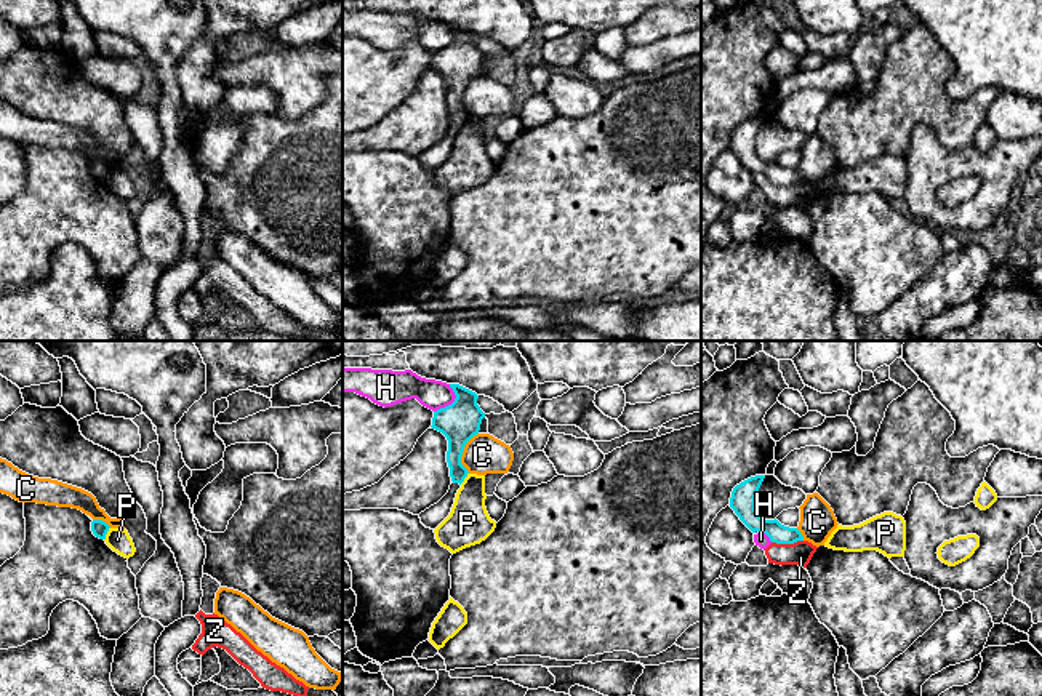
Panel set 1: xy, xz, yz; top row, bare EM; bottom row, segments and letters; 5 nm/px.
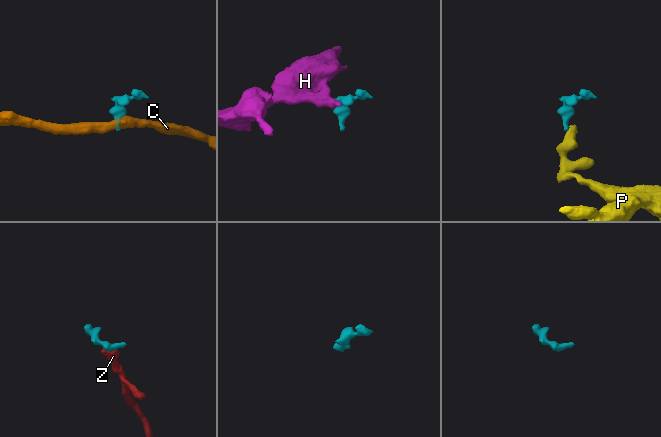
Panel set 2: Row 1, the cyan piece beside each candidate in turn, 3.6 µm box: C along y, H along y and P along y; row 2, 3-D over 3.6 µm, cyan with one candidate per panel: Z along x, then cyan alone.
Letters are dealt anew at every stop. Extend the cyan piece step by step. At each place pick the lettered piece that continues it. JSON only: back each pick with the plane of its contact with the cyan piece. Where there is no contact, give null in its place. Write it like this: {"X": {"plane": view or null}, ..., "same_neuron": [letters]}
{"same_neuron": []}

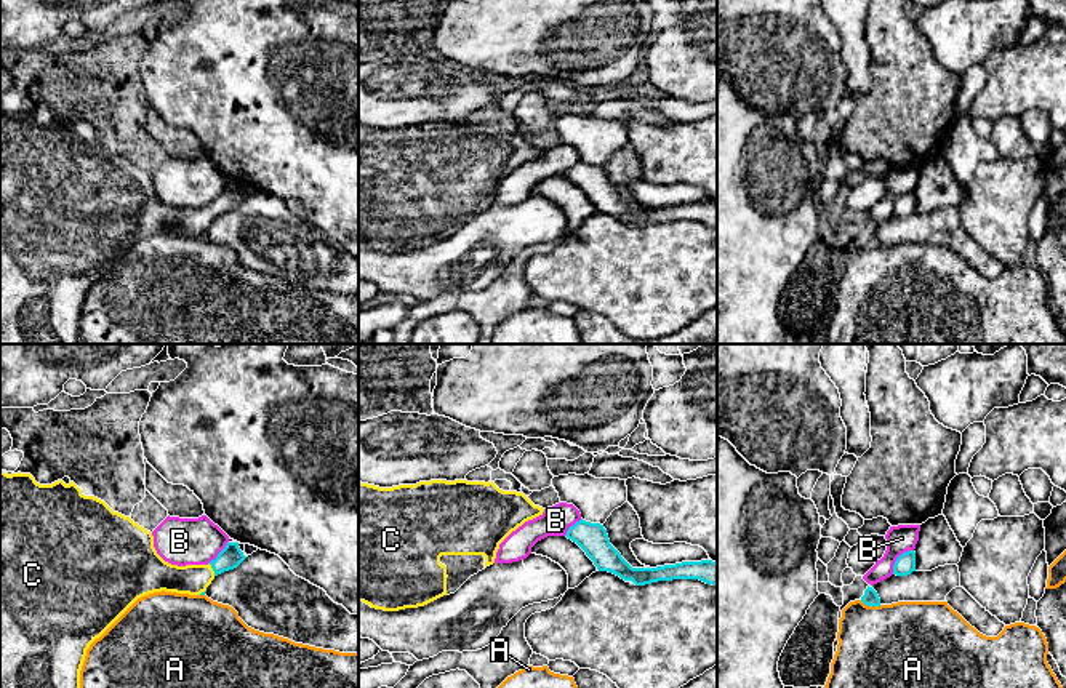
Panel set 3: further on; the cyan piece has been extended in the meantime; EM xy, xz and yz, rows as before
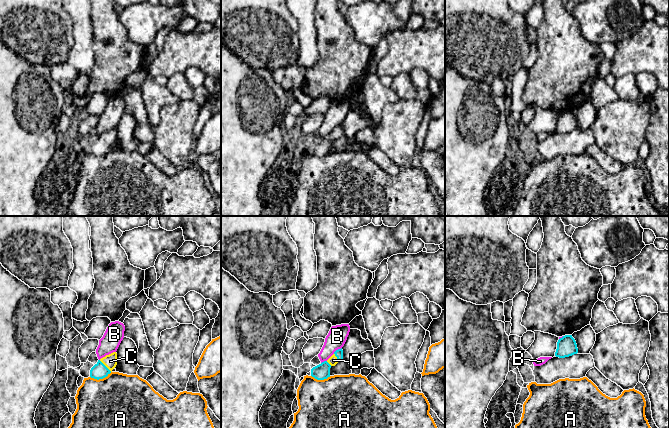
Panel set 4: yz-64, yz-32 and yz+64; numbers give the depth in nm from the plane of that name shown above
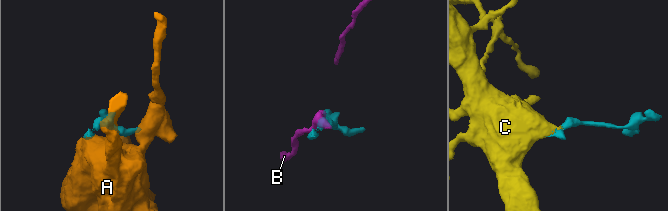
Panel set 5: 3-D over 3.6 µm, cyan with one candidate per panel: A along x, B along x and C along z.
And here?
{"C": {"plane": "xy"}, "same_neuron": ["C"]}

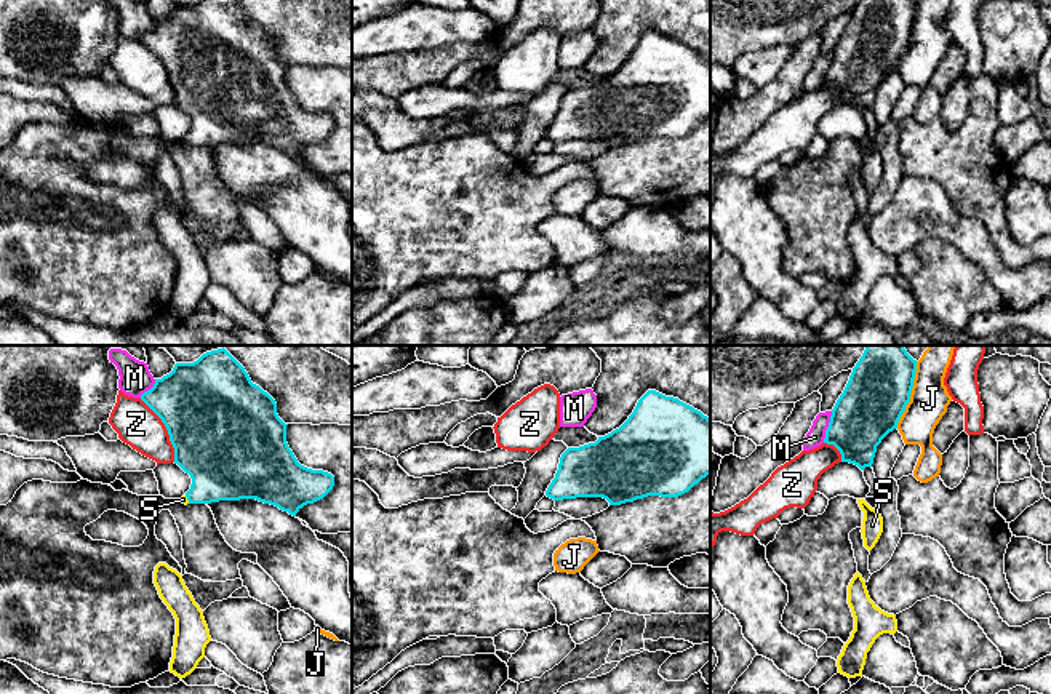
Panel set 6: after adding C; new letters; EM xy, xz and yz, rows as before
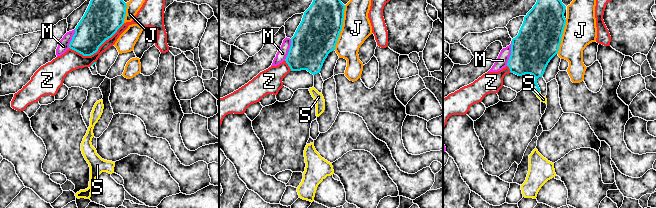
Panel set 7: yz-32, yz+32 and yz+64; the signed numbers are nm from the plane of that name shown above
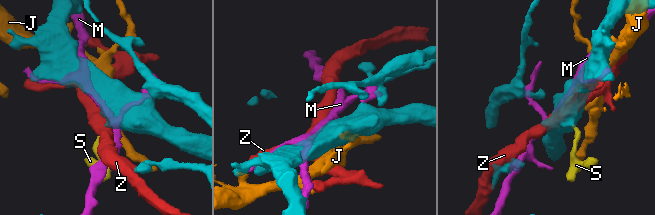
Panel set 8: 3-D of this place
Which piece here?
{"S": {"plane": "xy"}, "same_neuron": ["S"]}

